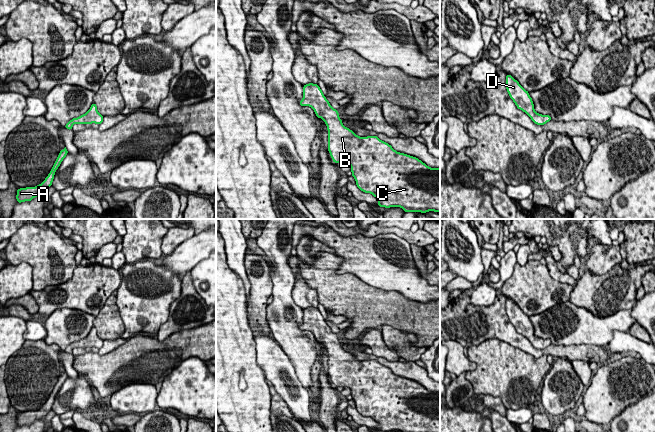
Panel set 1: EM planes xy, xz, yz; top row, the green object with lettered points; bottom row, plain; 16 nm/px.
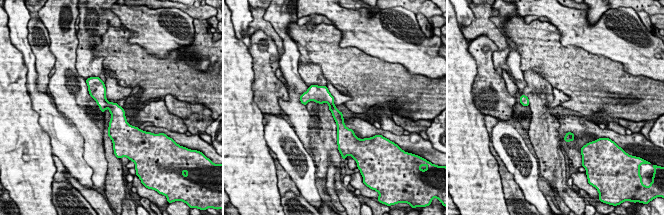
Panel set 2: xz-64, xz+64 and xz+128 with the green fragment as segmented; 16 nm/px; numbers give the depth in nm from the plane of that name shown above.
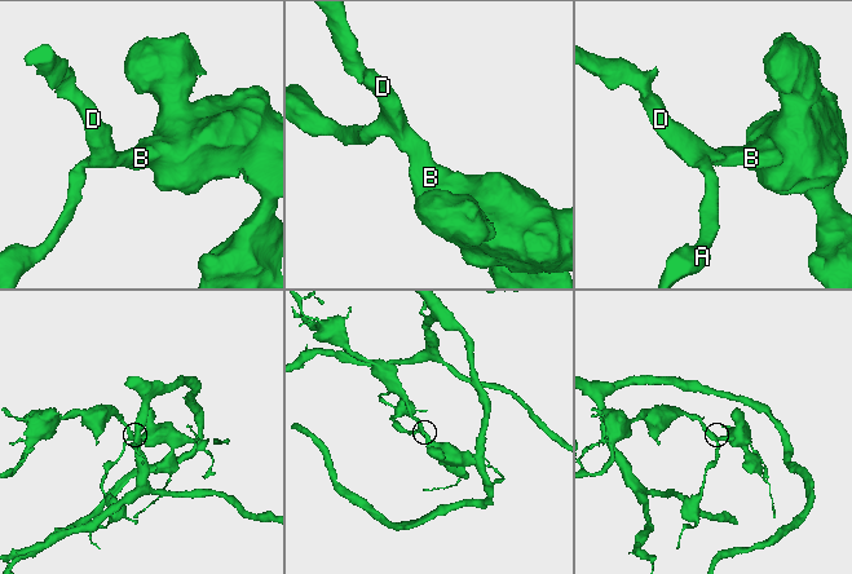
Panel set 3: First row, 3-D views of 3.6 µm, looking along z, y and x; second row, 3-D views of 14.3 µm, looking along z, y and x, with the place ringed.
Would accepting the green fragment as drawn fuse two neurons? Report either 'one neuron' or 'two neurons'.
one neuron

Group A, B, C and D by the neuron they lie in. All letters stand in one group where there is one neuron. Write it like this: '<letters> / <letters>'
A B C D

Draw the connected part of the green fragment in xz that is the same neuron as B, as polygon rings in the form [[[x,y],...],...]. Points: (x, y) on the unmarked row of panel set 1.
[[[318,308],[303,310],[301,330],[310,330],[324,344],[328,354],[328,375],[334,387],[348,387],[357,411],[378,423],[378,430],[390,432],[440,432],[440,392],[428,391],[416,381],[395,375],[377,360],[359,361],[346,352]]]

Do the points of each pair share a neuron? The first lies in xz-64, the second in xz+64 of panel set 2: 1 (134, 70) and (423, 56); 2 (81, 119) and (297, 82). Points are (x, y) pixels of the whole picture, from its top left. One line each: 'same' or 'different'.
1: different
2: same

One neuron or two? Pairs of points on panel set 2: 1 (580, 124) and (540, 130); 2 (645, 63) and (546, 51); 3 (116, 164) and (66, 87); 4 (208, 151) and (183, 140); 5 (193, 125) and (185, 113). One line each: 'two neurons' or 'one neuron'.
1: two neurons
2: two neurons
3: two neurons
4: one neuron
5: one neuron

